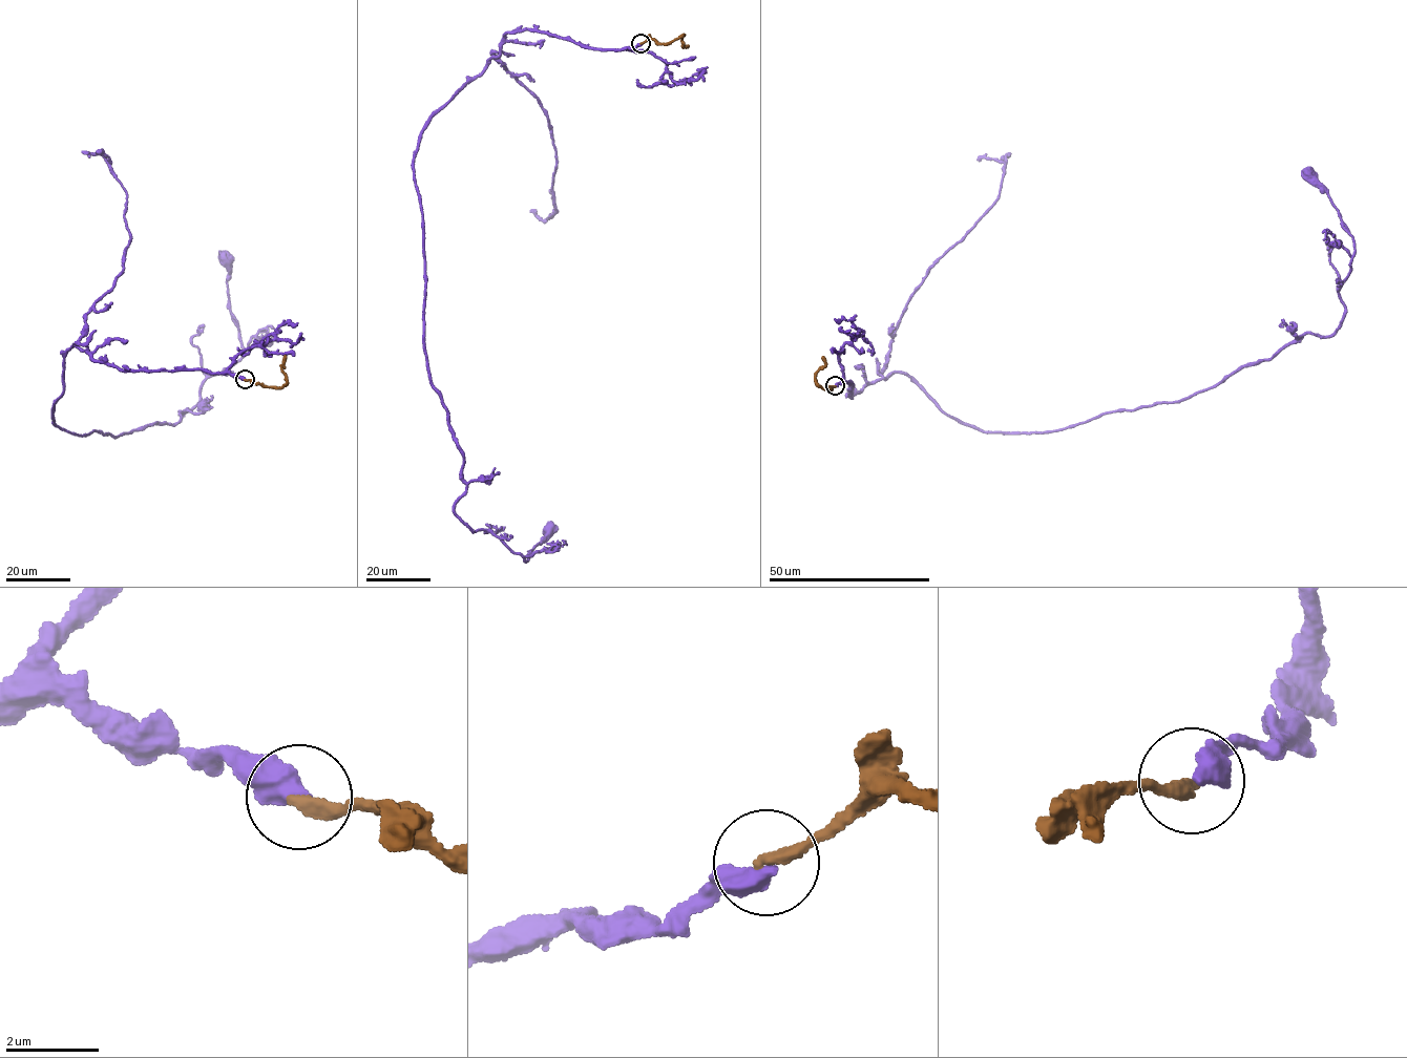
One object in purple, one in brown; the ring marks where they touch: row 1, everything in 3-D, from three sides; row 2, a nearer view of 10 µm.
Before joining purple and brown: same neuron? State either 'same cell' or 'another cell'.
same cell

